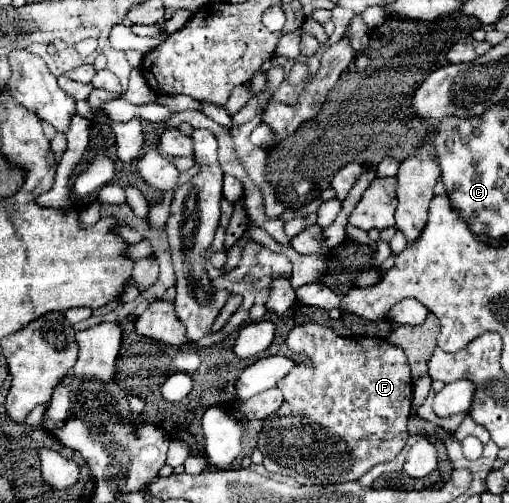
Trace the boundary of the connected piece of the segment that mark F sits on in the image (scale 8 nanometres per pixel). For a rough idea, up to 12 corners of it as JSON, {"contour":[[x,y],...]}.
{"contour":[[289,331],[265,469],[301,485],[393,461],[411,415],[397,345]]}

